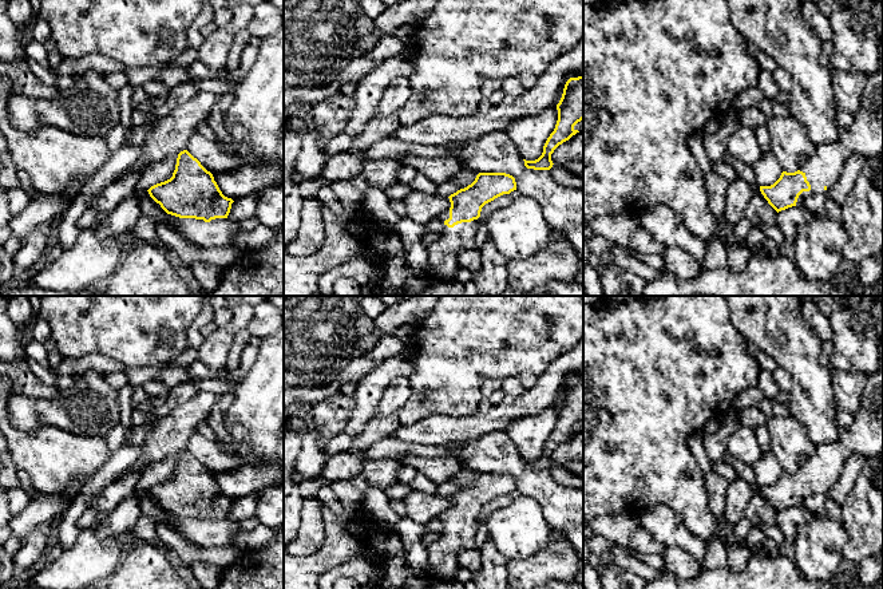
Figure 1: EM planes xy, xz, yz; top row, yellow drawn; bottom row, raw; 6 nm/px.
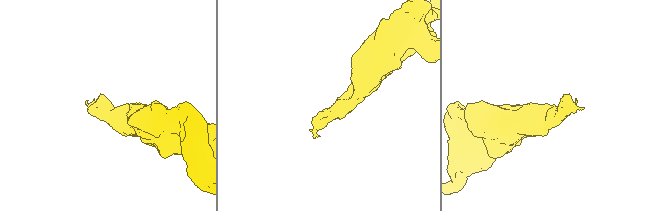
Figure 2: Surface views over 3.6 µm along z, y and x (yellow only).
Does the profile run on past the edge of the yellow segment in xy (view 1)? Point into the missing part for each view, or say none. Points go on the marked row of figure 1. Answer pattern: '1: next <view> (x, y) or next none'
1: next none

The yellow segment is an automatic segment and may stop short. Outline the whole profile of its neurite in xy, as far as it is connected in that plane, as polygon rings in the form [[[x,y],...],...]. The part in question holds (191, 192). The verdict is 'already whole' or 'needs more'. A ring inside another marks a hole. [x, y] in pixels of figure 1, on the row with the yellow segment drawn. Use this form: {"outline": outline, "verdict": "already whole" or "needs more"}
{"outline": [[[187,150],[178,154],[173,177],[147,191],[167,214],[205,222],[227,218],[234,202],[222,194],[213,174]]], "verdict": "already whole"}

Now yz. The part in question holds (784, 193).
{"outline": [[[883,37],[878,71],[867,76],[860,107],[848,129],[832,143],[816,145],[800,169],[783,171],[771,186],[760,186],[768,203],[779,213],[803,203],[809,195],[828,193],[839,181],[847,161],[863,157],[867,162],[883,151]]], "verdict": "needs more"}

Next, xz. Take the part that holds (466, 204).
{"outline": [[[479,173],[475,181],[451,194],[451,207],[440,216],[440,237],[428,245],[428,276],[454,282],[459,270],[458,254],[476,249],[475,236],[482,207],[495,198],[516,190],[515,178],[506,173]]], "verdict": "needs more"}

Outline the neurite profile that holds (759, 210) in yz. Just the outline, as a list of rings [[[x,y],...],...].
[[[753,183],[753,195],[748,202],[744,217],[752,224],[752,226],[756,226],[757,224],[776,224],[777,212],[764,198],[759,185]]]

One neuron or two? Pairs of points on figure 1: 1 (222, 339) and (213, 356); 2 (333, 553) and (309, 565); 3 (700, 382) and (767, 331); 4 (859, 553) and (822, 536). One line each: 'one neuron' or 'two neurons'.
1: one neuron
2: one neuron
3: two neurons
4: two neurons

